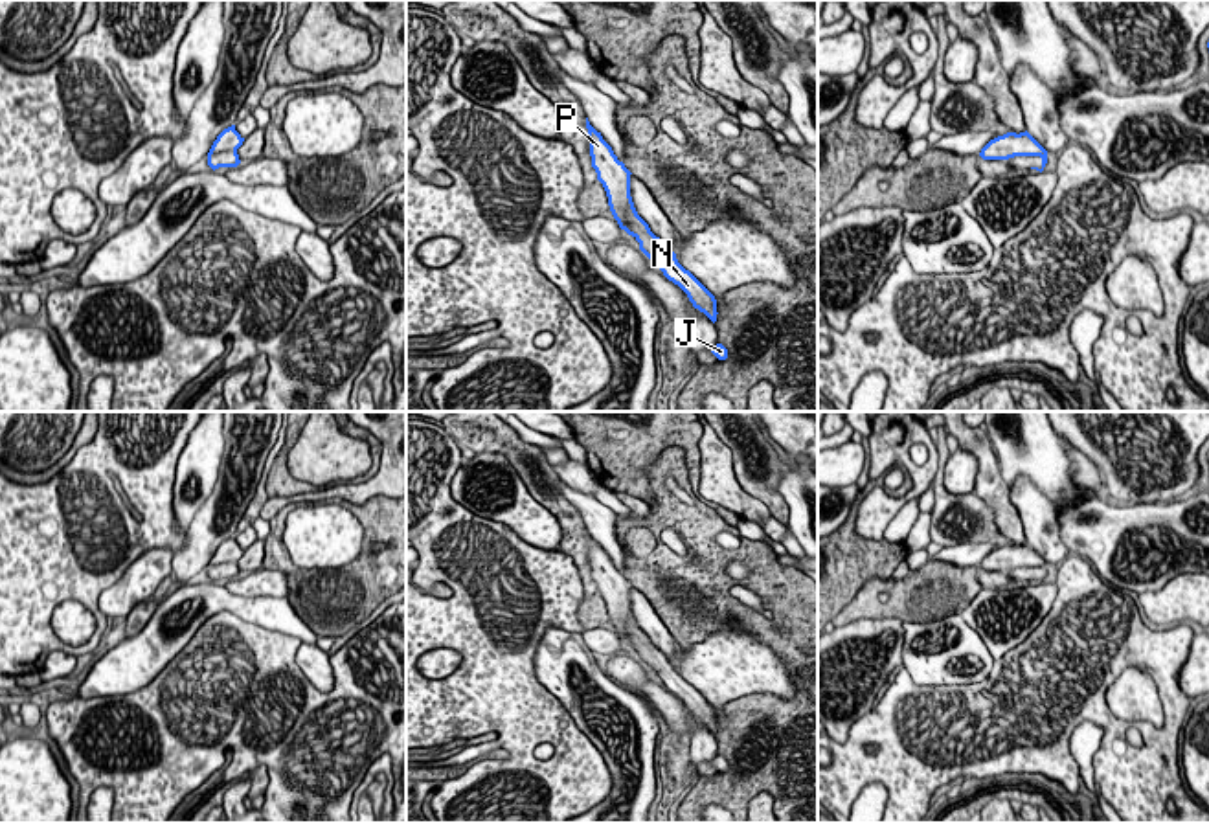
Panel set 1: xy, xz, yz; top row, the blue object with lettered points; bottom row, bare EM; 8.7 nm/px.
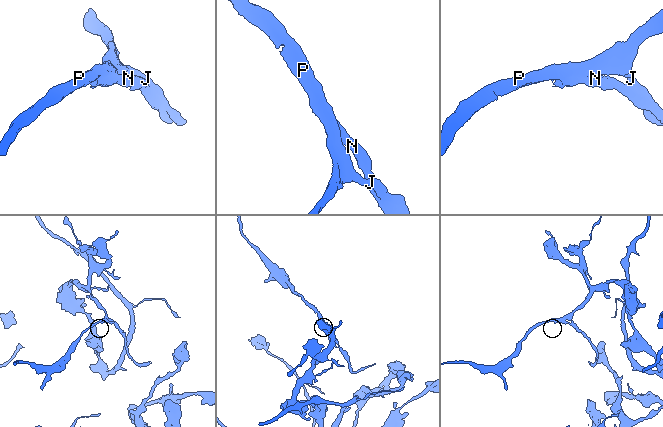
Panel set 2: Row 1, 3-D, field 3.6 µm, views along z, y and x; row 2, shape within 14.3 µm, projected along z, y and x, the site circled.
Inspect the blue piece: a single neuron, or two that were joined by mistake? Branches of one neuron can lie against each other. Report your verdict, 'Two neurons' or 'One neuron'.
Two neurons

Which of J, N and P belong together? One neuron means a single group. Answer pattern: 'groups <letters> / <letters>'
groups J P / N

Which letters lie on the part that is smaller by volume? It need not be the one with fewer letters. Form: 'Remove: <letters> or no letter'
Remove: N

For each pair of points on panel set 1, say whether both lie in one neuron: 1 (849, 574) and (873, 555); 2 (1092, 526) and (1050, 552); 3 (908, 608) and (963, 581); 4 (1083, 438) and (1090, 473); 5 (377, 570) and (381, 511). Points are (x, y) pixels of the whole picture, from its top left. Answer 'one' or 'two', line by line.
1: one
2: two
3: one
4: two
5: one

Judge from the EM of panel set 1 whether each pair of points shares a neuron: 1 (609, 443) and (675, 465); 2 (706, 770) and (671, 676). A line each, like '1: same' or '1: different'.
1: different
2: same

